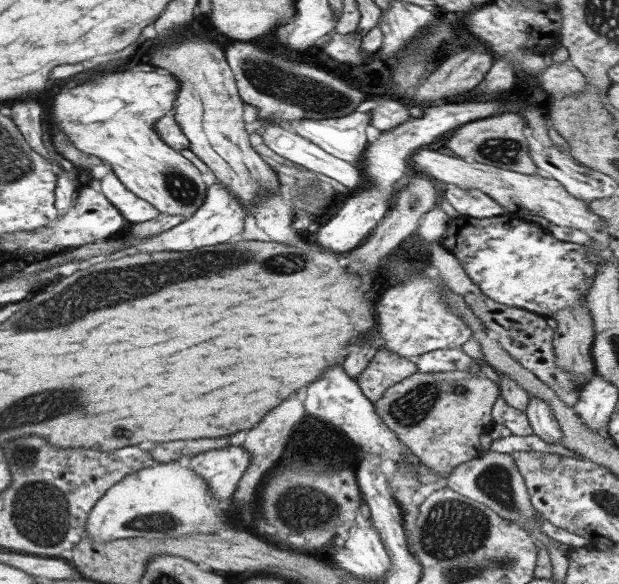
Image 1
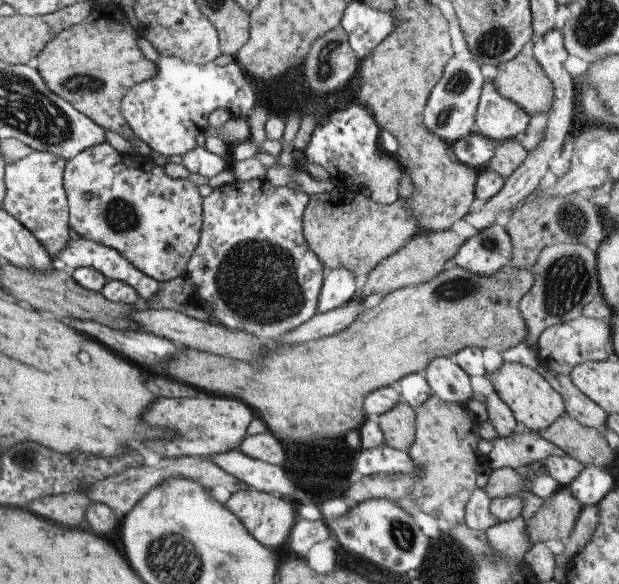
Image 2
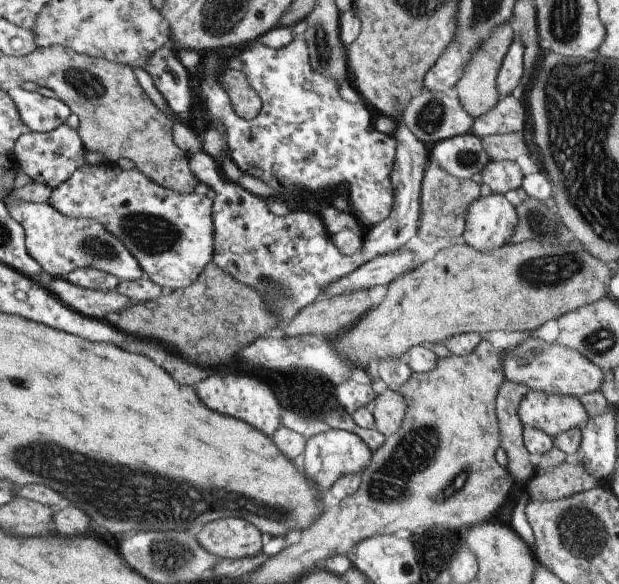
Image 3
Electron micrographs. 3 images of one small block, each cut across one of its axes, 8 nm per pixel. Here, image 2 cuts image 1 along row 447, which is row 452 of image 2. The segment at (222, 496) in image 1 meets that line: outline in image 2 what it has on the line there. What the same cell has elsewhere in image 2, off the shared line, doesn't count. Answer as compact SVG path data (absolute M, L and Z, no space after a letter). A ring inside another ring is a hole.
M238 448L208 456L208 459L258 492L280 492L287 498L294 494L294 484L286 477L283 467L254 460Z

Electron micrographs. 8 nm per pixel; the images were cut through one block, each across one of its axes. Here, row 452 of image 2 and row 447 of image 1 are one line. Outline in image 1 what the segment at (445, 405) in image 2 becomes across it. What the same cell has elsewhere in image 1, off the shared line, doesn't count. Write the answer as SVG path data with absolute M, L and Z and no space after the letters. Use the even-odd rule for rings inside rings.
M469 370L430 373L417 371L387 388L373 405L386 427L394 431L410 452L441 477L446 478L453 468L481 454L480 434L489 433L494 426L491 412L499 392L498 385L491 379L477 376Z

